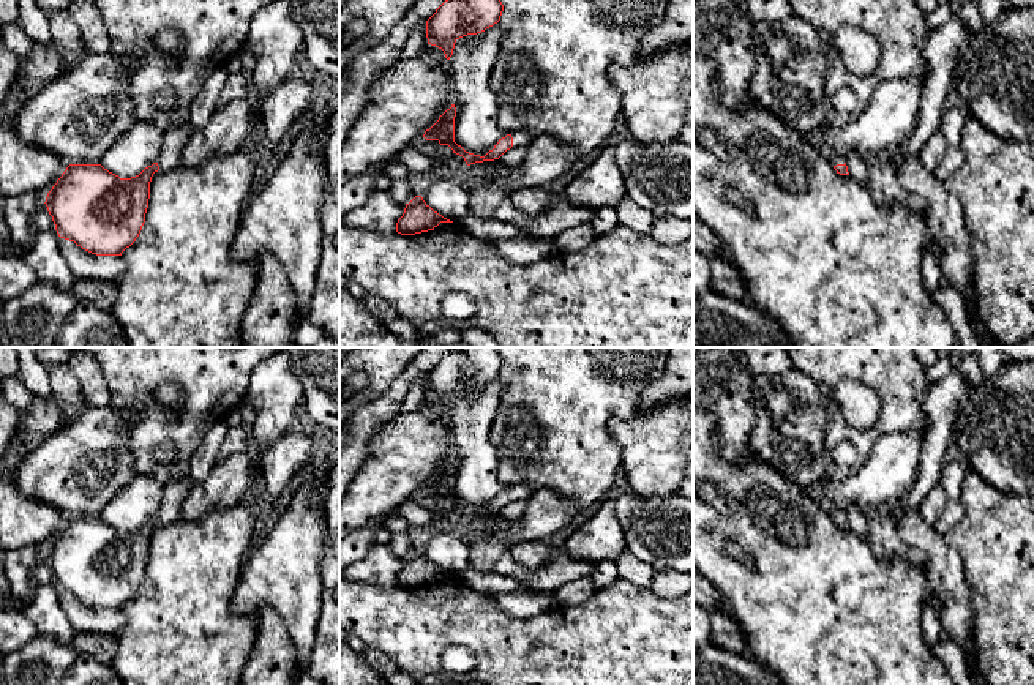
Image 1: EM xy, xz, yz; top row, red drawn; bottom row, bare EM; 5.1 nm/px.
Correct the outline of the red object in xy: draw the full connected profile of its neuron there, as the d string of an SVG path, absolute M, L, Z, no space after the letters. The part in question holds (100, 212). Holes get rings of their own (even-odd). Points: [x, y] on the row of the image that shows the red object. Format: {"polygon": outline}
{"polygon": "M189 123L164 129L163 152L139 175L120 178L101 164L69 164L52 189L46 207L60 238L74 241L96 256L122 256L139 237L145 223L150 199L150 182L155 172L166 172L182 164L182 153L193 134Z"}

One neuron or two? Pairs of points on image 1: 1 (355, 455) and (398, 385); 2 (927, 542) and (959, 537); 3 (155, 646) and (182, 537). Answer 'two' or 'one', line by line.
1: one
2: two
3: one

